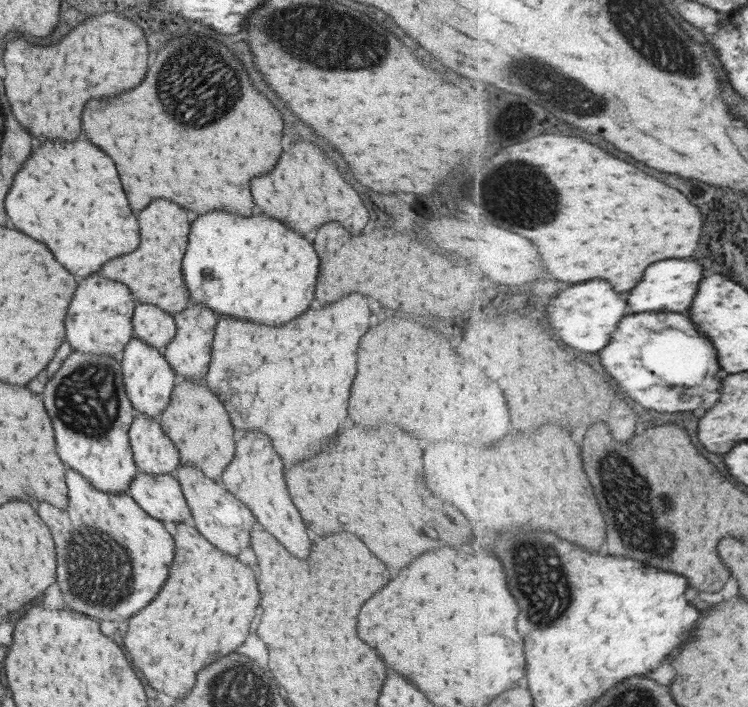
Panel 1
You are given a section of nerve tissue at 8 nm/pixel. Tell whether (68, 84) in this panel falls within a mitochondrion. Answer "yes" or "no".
no

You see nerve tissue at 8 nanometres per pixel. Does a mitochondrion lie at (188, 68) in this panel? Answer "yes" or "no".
yes

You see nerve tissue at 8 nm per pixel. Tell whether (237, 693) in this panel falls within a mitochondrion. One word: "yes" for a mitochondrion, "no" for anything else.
yes

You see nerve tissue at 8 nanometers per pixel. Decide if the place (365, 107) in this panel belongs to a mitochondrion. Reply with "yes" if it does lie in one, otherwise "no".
no

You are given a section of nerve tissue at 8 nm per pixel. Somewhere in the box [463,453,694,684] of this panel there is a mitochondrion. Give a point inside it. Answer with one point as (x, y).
(540, 575)

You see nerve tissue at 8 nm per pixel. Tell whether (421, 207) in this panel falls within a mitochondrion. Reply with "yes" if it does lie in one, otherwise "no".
no

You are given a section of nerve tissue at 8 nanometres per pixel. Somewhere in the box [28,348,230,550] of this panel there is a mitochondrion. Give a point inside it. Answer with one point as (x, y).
(86, 396)

